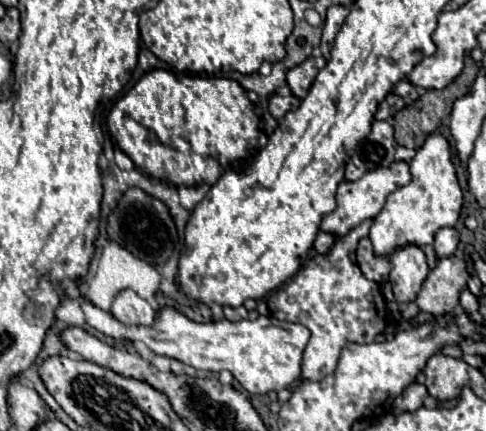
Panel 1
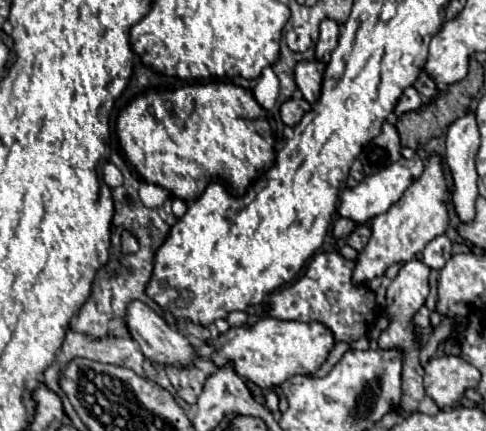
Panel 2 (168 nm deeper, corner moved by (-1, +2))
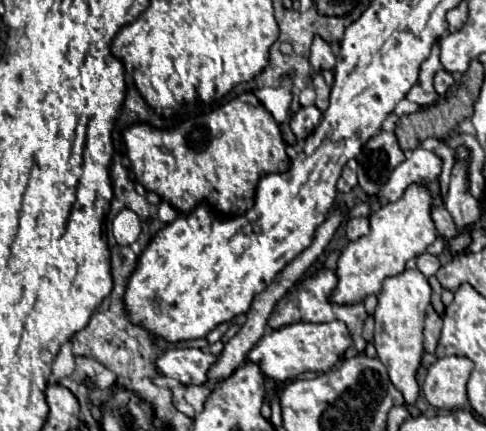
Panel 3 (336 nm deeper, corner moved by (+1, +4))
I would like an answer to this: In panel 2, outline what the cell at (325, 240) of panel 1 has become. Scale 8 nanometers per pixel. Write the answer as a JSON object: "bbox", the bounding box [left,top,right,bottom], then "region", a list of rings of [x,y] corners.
{"bbox":[333,218,357,238],"region":[[[339,218],[339,220],[333,224],[333,238],[345,238],[345,236],[349,236],[349,232],[351,232],[355,226],[357,226],[355,222],[345,220],[345,218]]]}

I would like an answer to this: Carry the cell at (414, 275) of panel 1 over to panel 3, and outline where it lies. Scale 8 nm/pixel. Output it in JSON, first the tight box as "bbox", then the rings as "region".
{"bbox":[373,270,431,404],"region":[[[405,270],[403,274],[391,276],[383,282],[379,304],[373,314],[375,318],[373,346],[377,350],[377,358],[387,366],[391,382],[403,394],[407,404],[413,404],[419,394],[417,368],[423,356],[423,322],[425,322],[425,308],[429,306],[429,302],[431,302],[431,286],[427,278],[417,270]]]}

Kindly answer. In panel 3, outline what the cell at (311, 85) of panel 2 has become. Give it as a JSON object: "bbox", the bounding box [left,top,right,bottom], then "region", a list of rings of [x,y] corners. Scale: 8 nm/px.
{"bbox":[313,71,334,112],"region":[[[332,71],[313,74],[313,84],[315,84],[315,94],[317,94],[315,106],[317,106],[321,112],[325,112],[325,108],[329,106],[329,92],[331,92],[333,81],[334,75]]]}

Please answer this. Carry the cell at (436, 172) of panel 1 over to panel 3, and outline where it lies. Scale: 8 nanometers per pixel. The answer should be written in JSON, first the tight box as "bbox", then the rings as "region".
{"bbox":[329,186,437,306],"region":[[[409,186],[405,194],[393,202],[379,206],[371,216],[371,232],[363,238],[349,242],[337,260],[337,286],[331,290],[329,300],[339,306],[363,302],[371,294],[379,294],[387,276],[397,276],[405,270],[407,260],[417,258],[437,238],[437,228],[429,216],[431,194],[423,186]]]}

